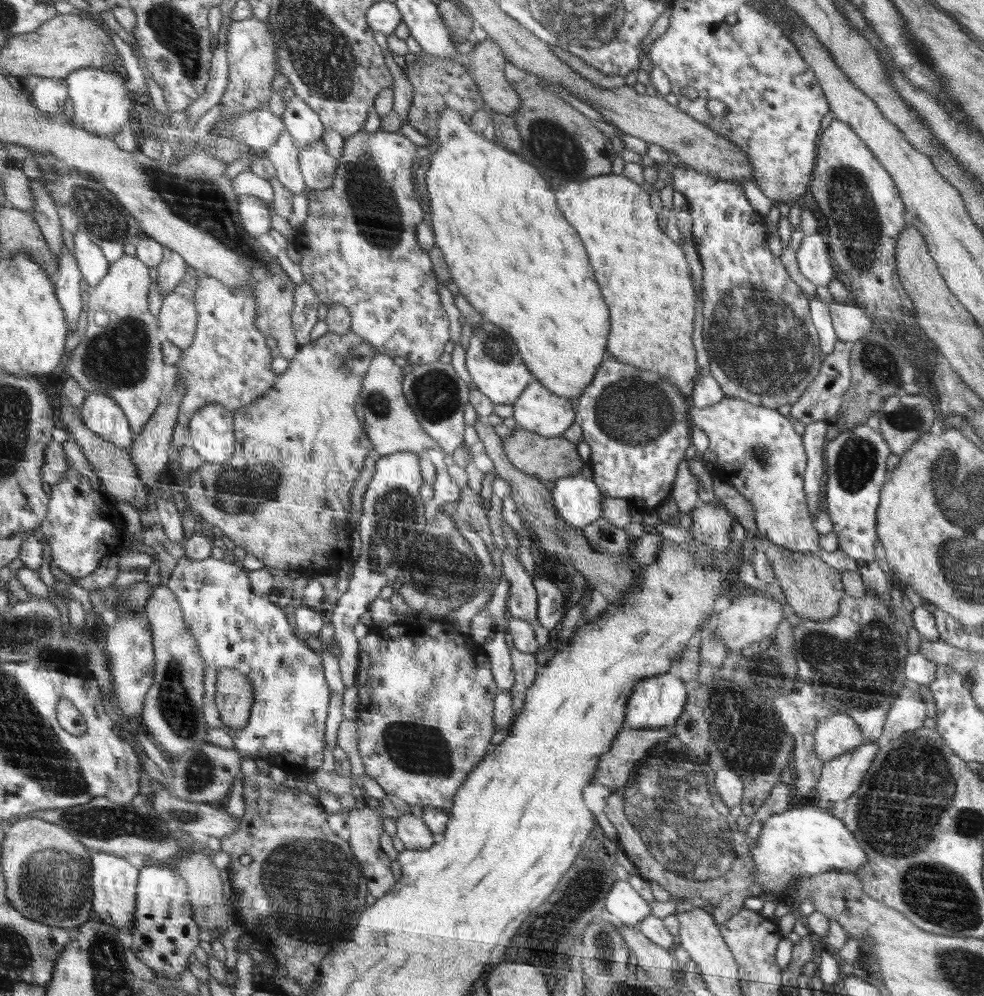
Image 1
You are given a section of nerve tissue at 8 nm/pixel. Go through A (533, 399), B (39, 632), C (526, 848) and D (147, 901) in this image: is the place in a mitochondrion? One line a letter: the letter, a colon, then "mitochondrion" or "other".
A: other
B: mitochondrion
C: other
D: other

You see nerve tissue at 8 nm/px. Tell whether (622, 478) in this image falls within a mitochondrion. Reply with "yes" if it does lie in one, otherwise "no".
no

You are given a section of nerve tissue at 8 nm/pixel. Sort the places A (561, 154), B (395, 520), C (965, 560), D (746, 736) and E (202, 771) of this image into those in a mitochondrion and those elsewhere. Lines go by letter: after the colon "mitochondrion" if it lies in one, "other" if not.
A: mitochondrion
B: mitochondrion
C: mitochondrion
D: mitochondrion
E: mitochondrion

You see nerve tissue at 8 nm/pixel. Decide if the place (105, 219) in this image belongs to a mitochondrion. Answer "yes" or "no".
yes

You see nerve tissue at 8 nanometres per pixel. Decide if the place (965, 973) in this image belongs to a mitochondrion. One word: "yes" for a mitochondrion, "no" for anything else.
yes

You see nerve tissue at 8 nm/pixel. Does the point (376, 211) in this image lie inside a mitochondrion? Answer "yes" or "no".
yes

